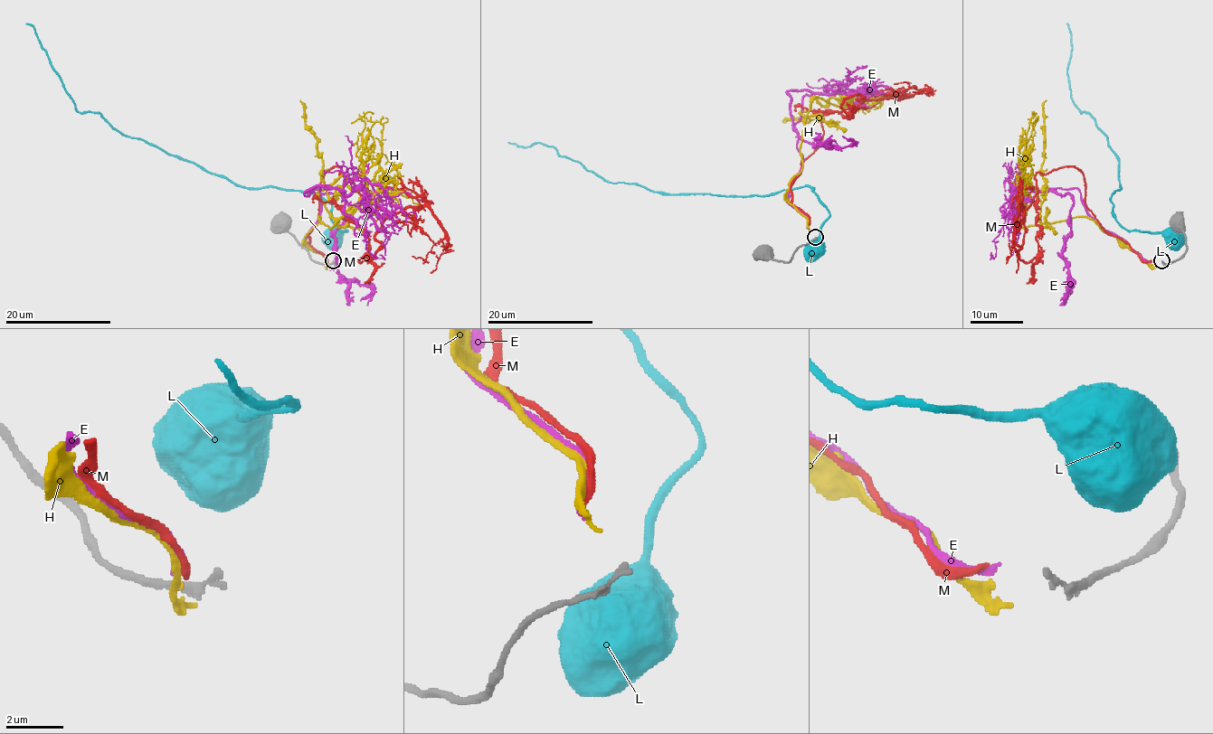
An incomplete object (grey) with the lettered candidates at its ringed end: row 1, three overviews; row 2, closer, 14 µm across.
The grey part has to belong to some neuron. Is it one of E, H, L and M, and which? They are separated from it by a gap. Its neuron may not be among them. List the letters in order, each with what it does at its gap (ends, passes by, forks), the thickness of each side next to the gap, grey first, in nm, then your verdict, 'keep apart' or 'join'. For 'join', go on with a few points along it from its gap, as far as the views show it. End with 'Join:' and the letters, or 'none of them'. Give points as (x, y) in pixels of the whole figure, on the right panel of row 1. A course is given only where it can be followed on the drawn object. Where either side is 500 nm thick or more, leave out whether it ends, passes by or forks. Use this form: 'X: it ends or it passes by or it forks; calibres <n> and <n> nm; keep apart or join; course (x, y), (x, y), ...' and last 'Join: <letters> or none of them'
E: it ends; calibres 190 and 190 nm; join; course (1153, 260), (1107, 231), (1075, 187), (1019, 185), (1019, 194), (1018, 189), (1005, 205), (1003, 227), (990, 255)
H: it ends; calibres 190 and 160 nm; keep apart
L: calibres 190 and 850 nm; keep apart
M: it ends; calibres 190 and 200 nm; keep apart
Join: E

